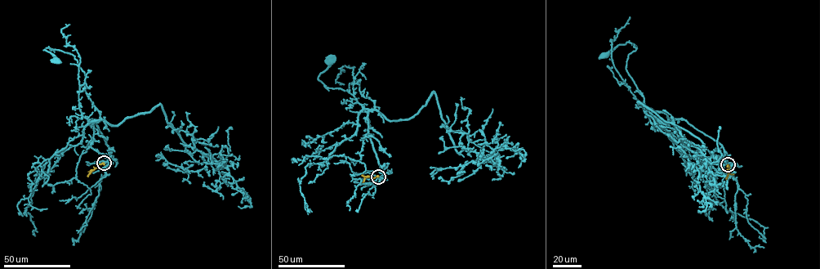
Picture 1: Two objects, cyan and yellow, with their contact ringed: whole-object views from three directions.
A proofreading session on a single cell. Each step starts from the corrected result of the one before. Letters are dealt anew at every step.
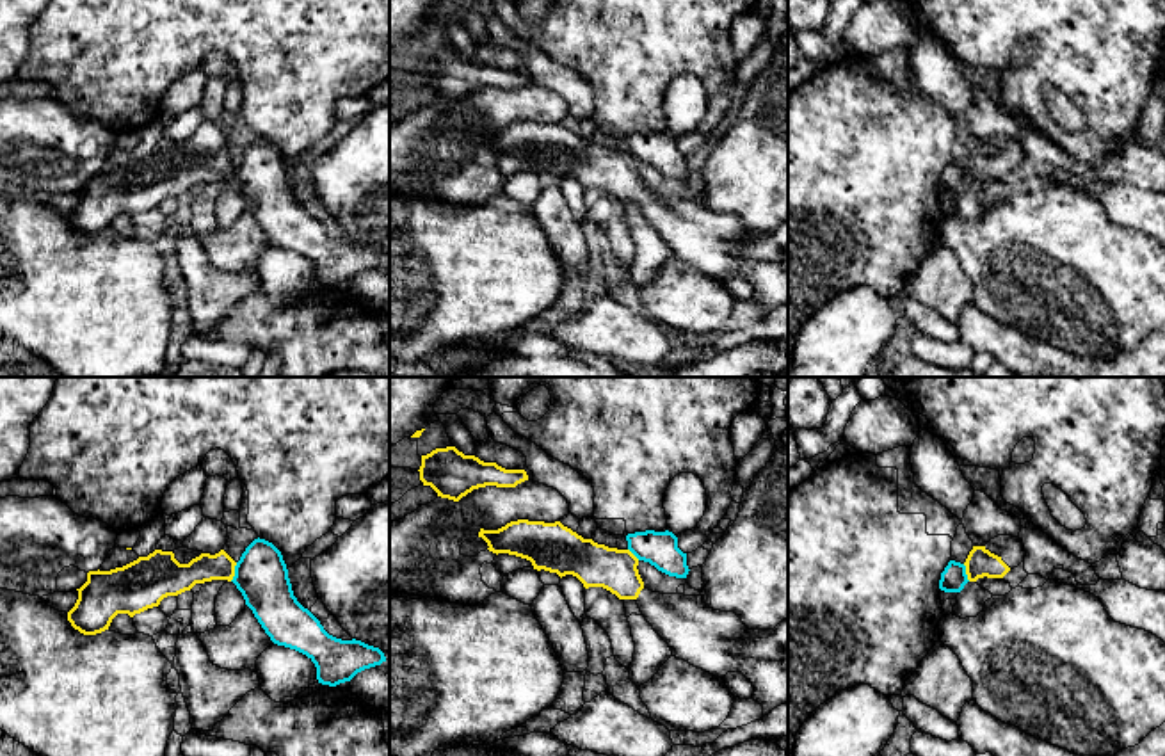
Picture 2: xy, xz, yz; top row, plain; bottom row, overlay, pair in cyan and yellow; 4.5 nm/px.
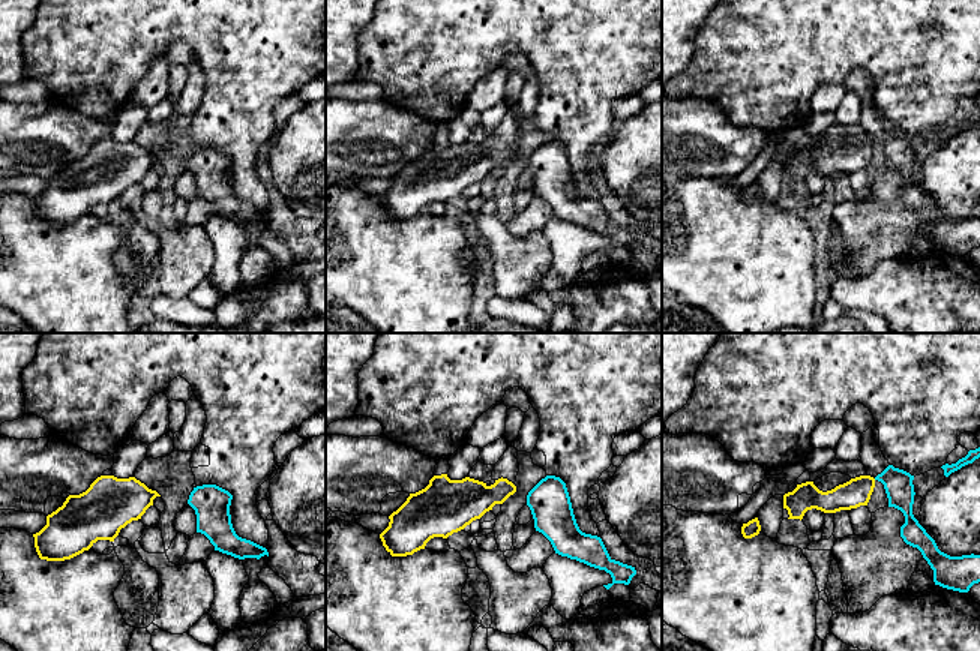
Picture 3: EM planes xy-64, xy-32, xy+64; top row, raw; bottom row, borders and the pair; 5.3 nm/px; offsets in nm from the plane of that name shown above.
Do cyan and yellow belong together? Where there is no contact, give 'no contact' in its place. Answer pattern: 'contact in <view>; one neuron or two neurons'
contact in xy; two neurons

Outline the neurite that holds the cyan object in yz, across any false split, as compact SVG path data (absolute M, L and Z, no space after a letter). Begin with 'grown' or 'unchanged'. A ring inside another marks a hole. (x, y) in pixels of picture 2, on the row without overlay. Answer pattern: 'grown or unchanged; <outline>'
unchanged; M950 162L941 174L939 190L944 194L960 194L968 183L966 167Z

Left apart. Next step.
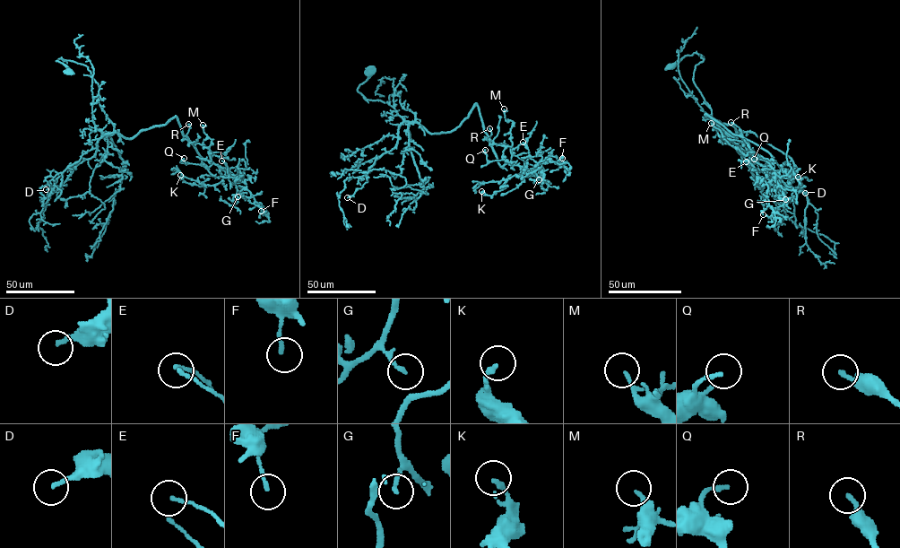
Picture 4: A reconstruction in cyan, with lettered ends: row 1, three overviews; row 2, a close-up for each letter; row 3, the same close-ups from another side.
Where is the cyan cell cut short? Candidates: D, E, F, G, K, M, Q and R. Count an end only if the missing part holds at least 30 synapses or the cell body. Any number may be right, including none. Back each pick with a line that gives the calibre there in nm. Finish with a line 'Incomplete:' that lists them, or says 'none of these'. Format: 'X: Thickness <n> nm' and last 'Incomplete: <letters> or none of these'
Incomplete: none of these

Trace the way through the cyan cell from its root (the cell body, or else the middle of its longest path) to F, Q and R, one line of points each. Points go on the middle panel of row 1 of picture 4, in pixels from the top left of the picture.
F: (370, 71), (357, 91), (384, 102), (399, 92), (430, 133), (454, 130), (476, 104), (501, 166), (562, 158)
Q: (370, 71), (357, 91), (399, 92), (430, 133), (476, 104), (497, 161), (514, 164), (485, 150)
R: (370, 71), (357, 91), (384, 102), (399, 92), (430, 133), (454, 130), (476, 104), (489, 142), (489, 128)

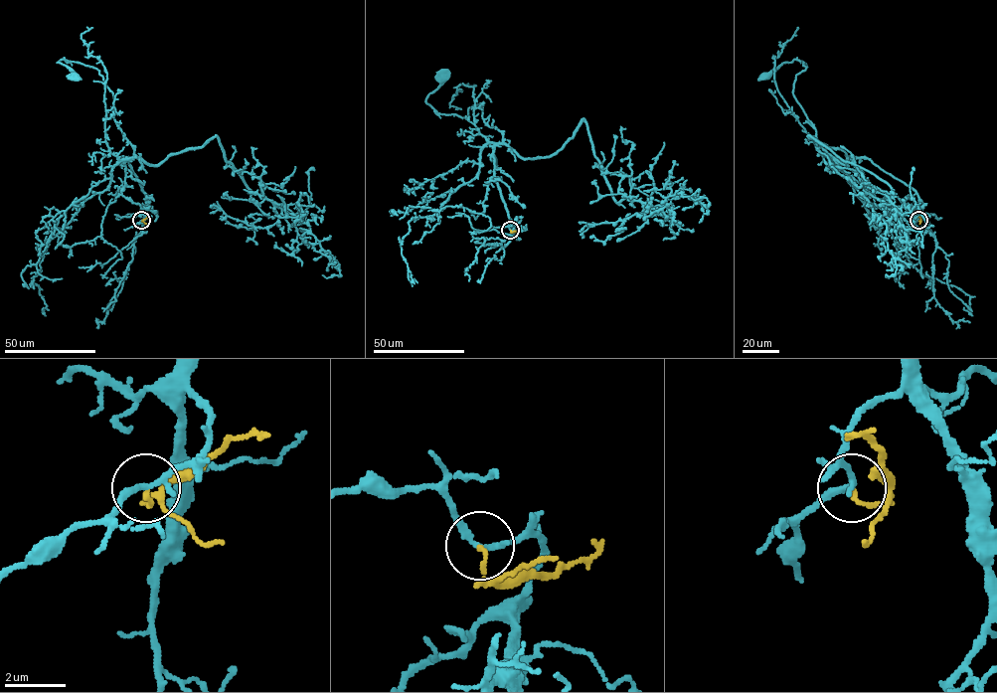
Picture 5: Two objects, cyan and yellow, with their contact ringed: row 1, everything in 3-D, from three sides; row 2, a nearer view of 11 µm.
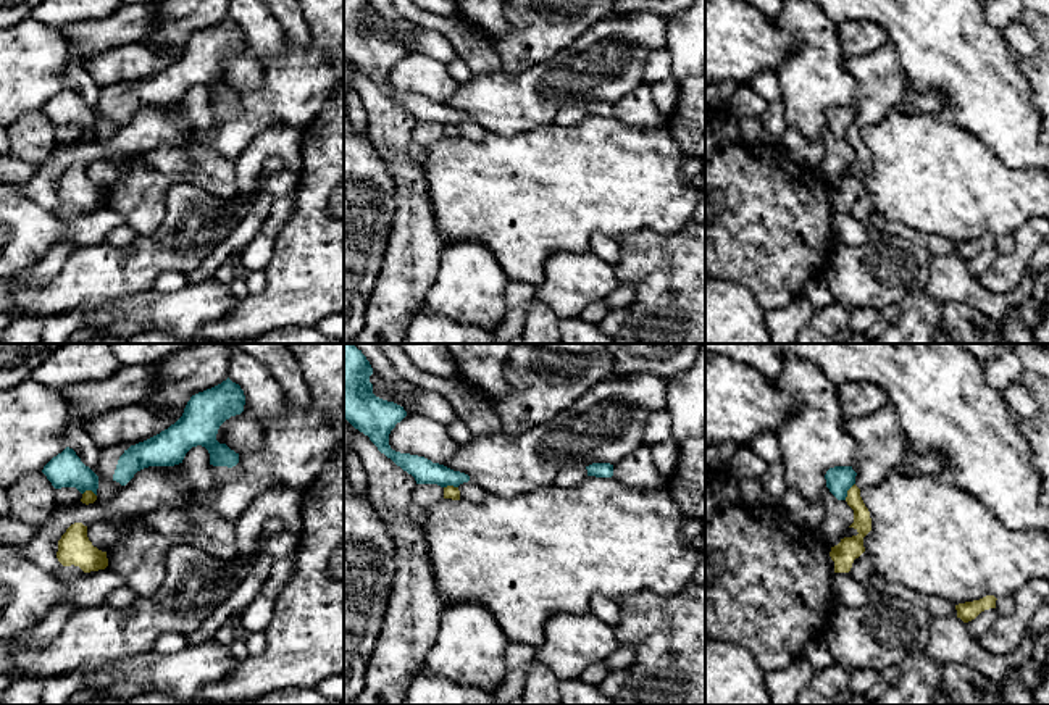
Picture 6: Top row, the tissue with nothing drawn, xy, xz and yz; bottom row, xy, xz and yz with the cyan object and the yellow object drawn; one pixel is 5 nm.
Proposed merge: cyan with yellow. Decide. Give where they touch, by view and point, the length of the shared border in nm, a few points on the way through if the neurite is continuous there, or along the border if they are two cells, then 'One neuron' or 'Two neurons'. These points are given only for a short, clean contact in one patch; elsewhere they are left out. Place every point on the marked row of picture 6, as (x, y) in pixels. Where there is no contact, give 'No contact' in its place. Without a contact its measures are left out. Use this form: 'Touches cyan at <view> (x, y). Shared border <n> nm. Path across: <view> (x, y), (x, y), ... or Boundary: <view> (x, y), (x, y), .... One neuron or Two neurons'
Touches cyan at yz (848, 489). Shared border 100 nm. Boundary: yz (854, 483), (844, 499). Two neurons

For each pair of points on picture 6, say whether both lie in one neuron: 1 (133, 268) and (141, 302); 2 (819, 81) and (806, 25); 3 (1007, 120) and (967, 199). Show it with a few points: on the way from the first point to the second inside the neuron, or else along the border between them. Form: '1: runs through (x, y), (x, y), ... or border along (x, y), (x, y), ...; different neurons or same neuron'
1: border along (152, 287), (112, 299), (104, 305); different neurons
2: runs through (819, 66), (819, 57), (825, 47), (817, 39); same neuron
3: border along (961, 128), (975, 134), (1006, 165), (1025, 168); different neurons

